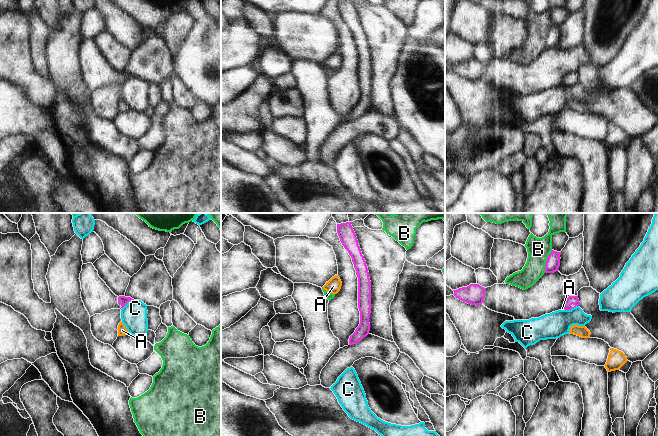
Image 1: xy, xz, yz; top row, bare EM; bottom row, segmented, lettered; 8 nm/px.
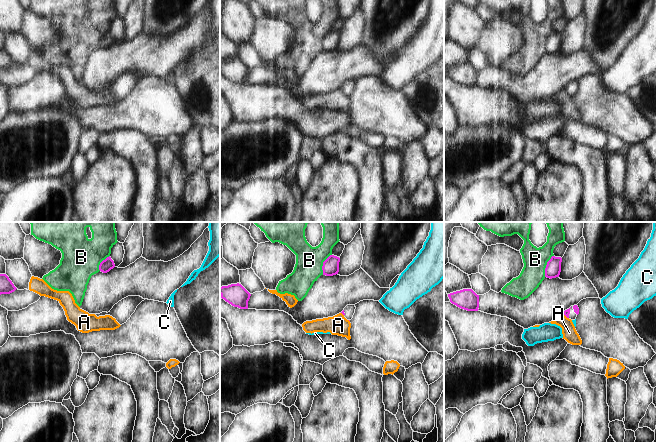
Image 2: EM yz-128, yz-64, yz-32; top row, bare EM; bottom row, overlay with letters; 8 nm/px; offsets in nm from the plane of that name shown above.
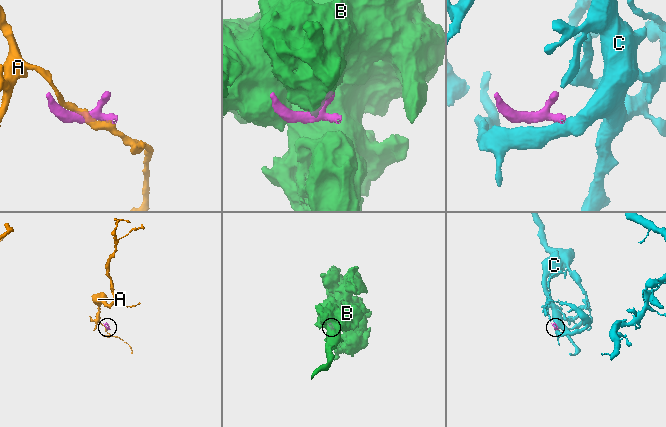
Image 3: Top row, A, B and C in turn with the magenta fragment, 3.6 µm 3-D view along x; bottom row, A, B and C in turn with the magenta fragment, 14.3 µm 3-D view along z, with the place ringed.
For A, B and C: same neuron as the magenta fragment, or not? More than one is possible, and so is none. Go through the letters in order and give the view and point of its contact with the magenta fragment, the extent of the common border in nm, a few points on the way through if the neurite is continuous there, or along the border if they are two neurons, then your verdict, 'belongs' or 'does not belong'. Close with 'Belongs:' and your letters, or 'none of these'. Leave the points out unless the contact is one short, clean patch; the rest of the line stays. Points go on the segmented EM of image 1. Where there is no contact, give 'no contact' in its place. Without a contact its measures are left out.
A: contact yz (564, 308); length 30 nm; border yz (563, 307), (565, 309); does not belong
B: contact yz (546, 261); length 200 nm; border yz (552, 250), (546, 260), (544, 272); does not belong
C: contact yz (571, 308); length 120 nm; border yz (578, 305), (565, 310); does not belong
Belongs: none of these

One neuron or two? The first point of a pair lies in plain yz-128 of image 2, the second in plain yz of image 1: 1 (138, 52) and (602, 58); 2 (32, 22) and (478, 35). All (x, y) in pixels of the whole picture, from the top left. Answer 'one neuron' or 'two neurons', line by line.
1: two neurons
2: two neurons

